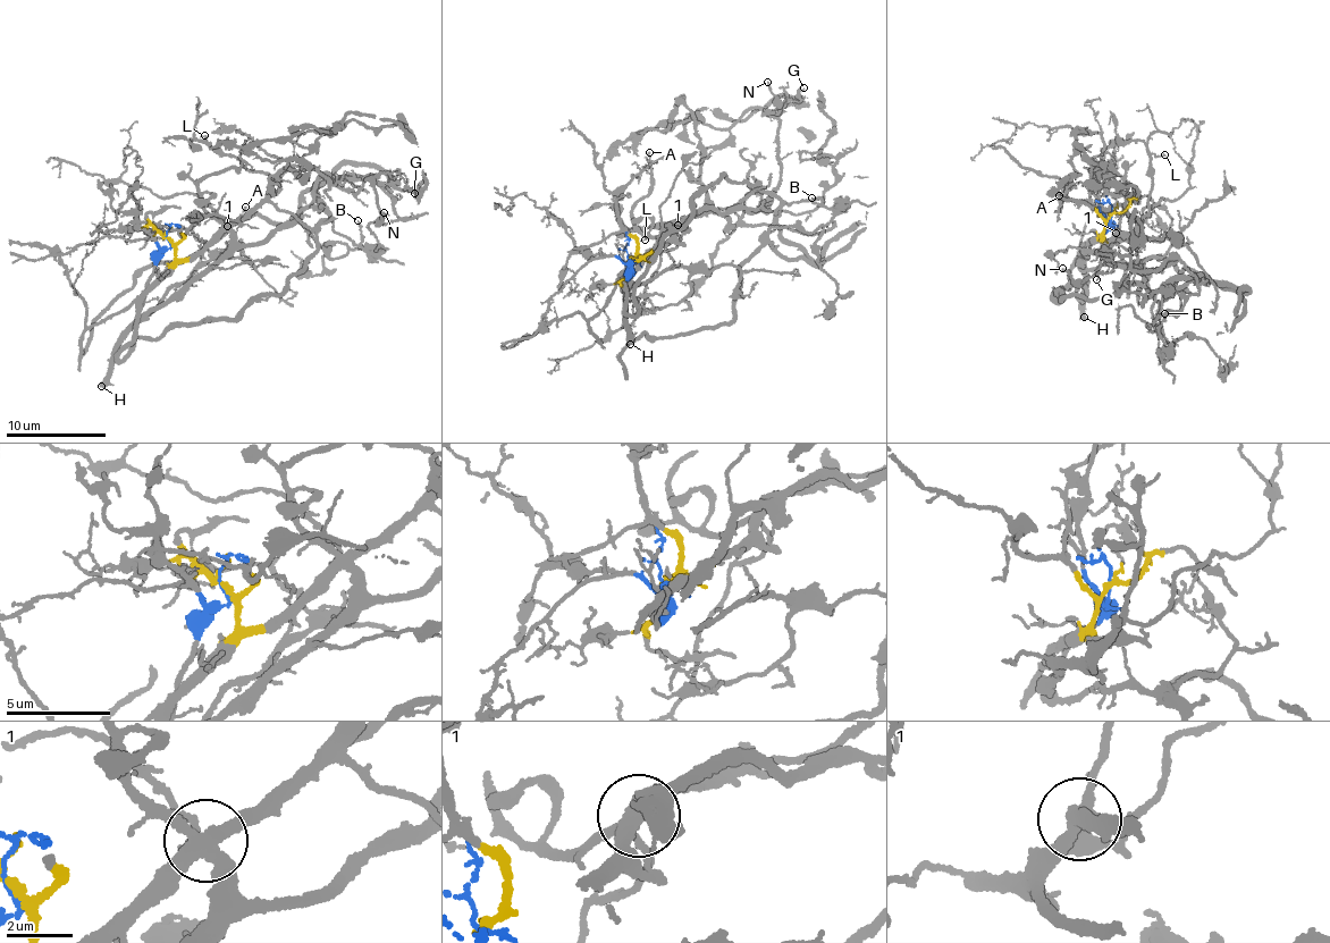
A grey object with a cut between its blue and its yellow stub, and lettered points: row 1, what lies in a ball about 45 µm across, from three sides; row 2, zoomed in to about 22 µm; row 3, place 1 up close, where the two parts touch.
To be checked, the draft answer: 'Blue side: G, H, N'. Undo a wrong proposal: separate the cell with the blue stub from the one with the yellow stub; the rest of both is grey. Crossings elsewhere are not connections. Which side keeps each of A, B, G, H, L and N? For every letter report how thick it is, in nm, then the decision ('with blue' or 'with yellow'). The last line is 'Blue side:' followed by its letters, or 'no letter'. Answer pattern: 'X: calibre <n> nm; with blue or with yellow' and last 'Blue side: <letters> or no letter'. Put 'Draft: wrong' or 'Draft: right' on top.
Draft: right
A: calibre 120 nm; with yellow
B: calibre 150 nm; with yellow
G: calibre 160 nm; with blue
H: calibre 440 nm; with blue
L: calibre 130 nm; with yellow
N: calibre 160 nm; with blue
Blue side: G, H, N

